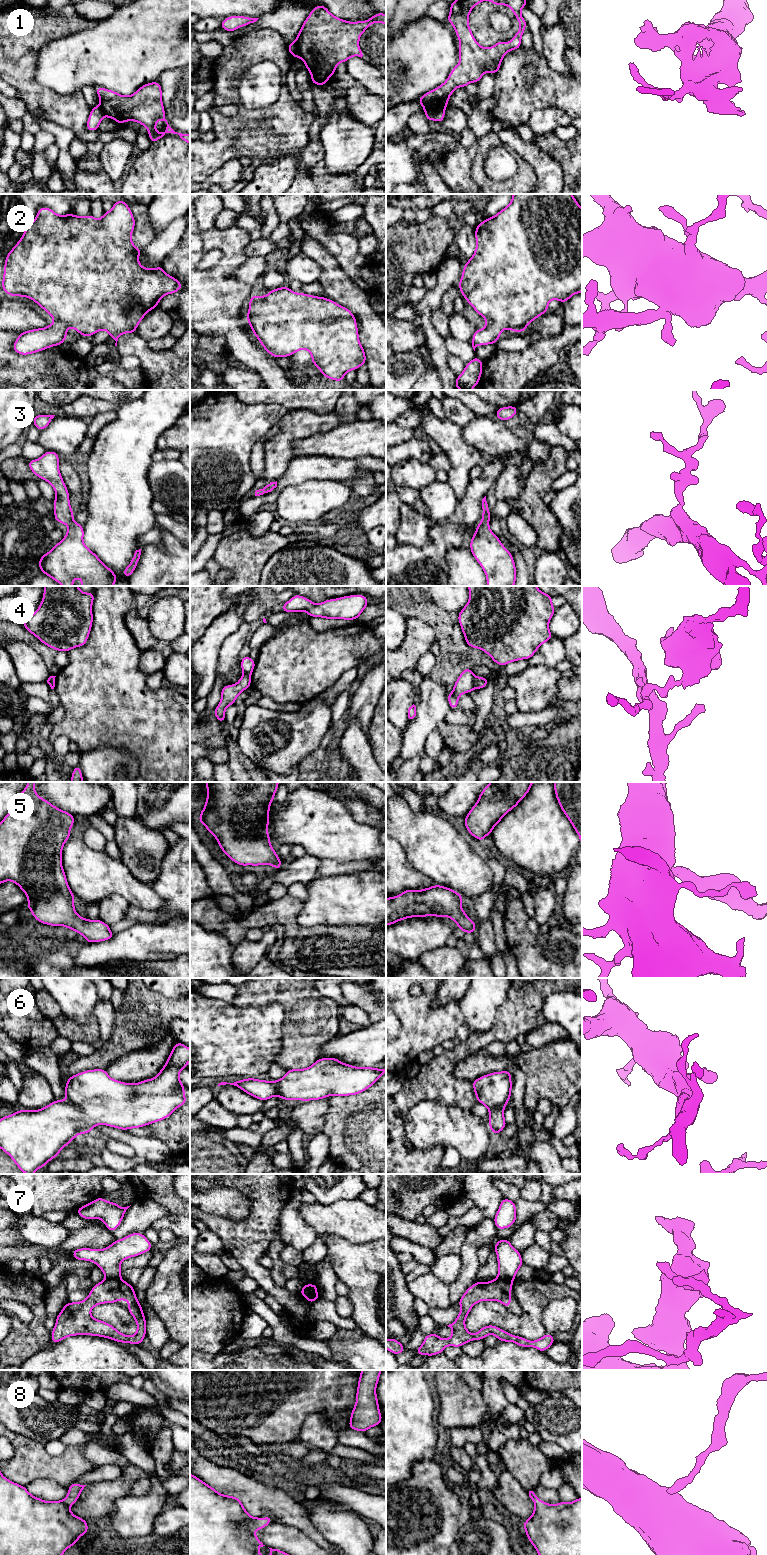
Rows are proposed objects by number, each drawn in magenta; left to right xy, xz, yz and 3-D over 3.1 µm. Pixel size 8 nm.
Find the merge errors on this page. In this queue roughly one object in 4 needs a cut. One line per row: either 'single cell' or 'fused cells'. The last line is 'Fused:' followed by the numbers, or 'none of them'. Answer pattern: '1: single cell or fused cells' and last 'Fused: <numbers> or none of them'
1: fused cells
2: single cell
3: single cell
4: fused cells
5: single cell
6: single cell
7: fused cells
8: single cell
Fused: 1, 4, 7

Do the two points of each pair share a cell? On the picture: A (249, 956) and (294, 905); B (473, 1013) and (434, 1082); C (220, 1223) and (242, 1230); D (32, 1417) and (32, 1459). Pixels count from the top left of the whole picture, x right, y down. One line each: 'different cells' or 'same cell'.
A: different cells
B: different cells
C: same cell
D: different cells

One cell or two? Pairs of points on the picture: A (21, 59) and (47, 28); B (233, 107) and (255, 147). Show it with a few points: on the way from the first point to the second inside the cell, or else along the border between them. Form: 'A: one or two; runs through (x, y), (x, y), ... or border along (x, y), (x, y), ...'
A: one; runs through (24, 51), (39, 36)
B: two; border along (215, 104), (226, 116), (234, 116), (239, 110)

